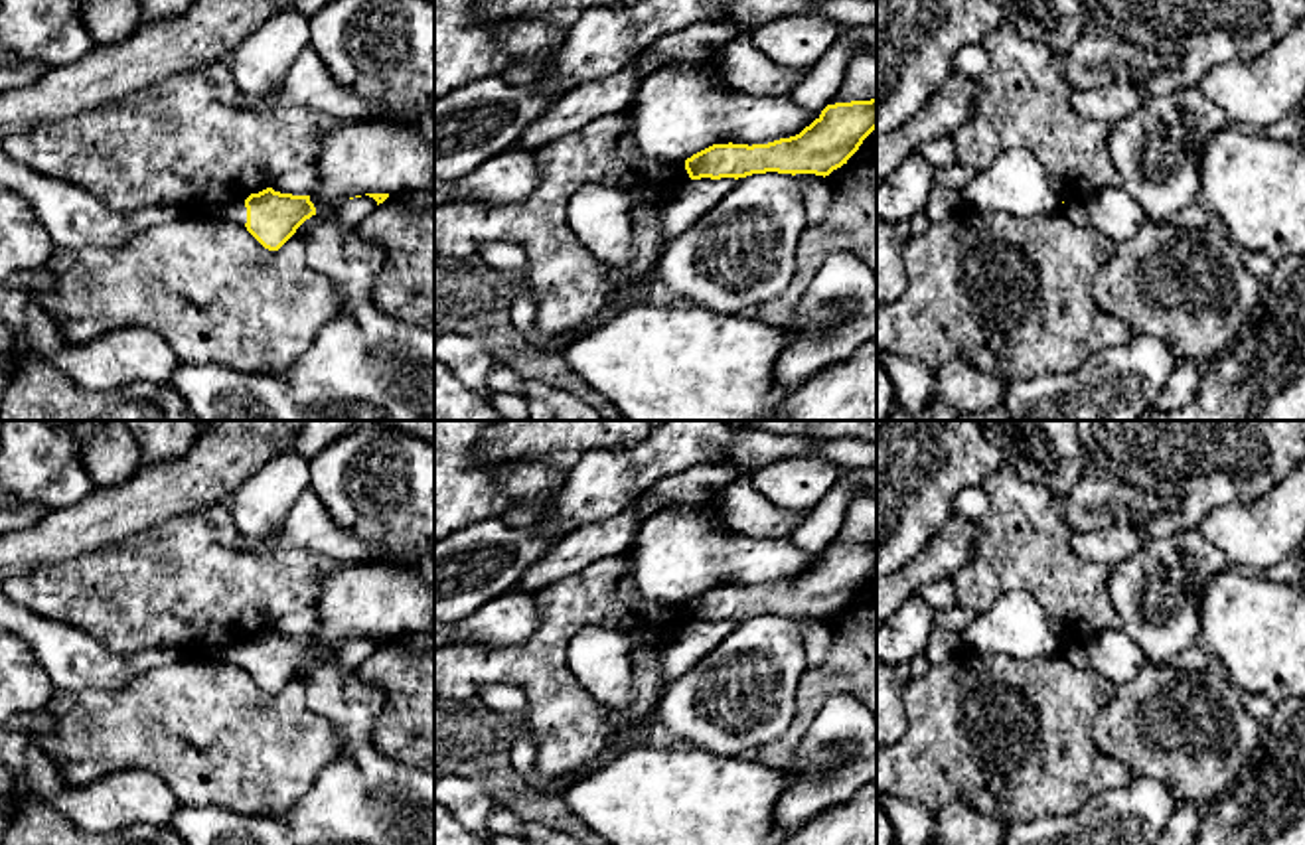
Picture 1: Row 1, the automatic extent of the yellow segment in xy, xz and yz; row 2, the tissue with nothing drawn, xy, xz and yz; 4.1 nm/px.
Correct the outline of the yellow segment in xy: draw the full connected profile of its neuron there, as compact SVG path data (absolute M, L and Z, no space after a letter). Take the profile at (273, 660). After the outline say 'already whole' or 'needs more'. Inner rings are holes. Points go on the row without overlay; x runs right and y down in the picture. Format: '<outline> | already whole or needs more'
M2 588L0 632L20 636L59 691L113 691L152 667L180 659L203 659L245 667L265 691L278 693L306 661L316 657L310 638L280 636L272 630L215 652L150 648L120 655L75 626L34 614L10 600Z | needs more

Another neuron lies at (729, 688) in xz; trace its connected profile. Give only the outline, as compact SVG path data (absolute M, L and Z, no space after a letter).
M792 616L701 620L685 624L659 659L663 693L657 723L683 744L717 756L750 756L784 734L796 713L796 693L806 671L804 632Z

